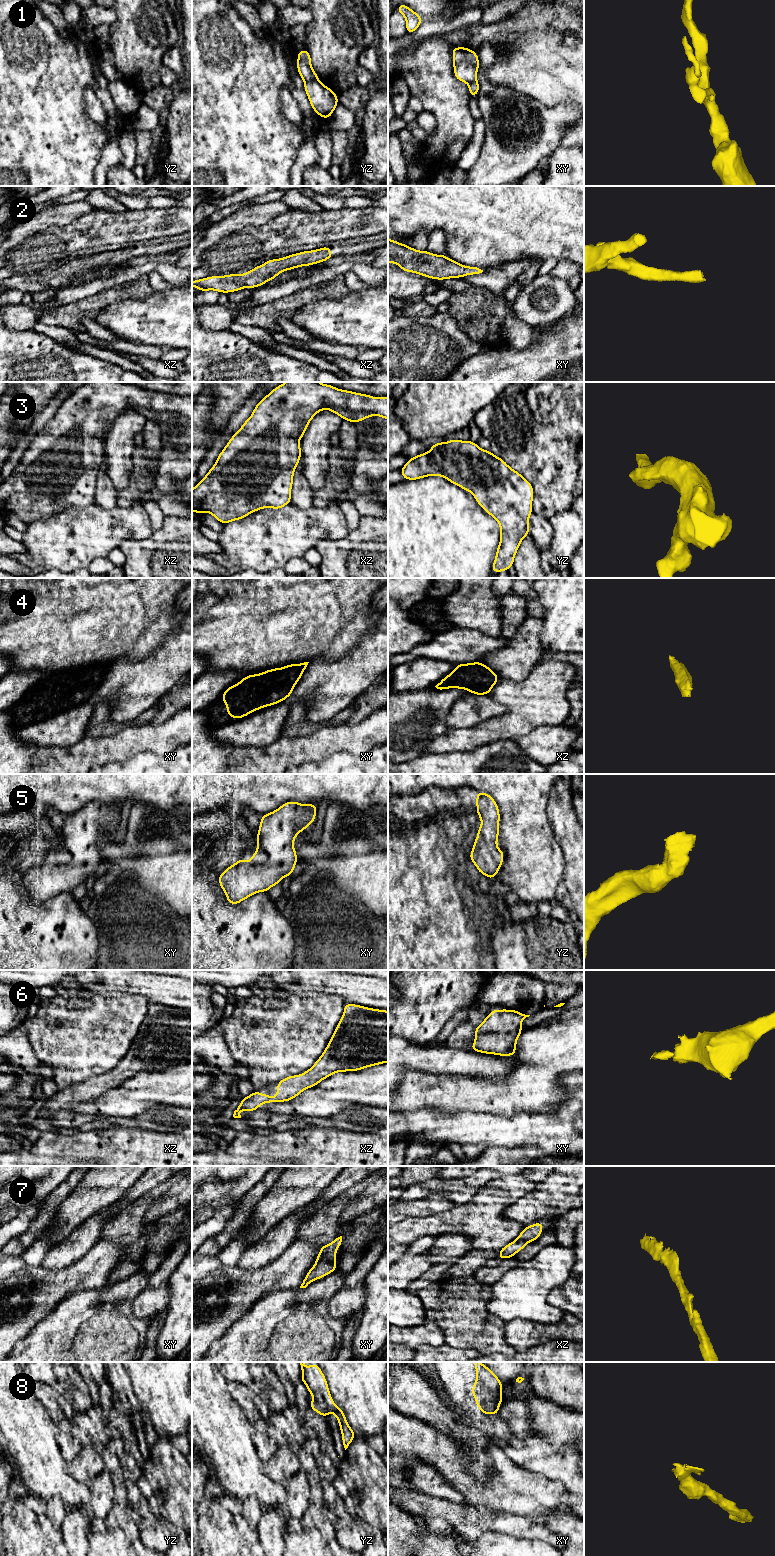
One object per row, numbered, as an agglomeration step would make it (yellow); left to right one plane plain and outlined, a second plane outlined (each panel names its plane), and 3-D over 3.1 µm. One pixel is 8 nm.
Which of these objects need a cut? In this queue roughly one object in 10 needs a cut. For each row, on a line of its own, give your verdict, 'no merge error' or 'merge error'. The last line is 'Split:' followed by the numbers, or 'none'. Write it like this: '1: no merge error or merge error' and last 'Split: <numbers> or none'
1: merge error
2: no merge error
3: no merge error
4: no merge error
5: no merge error
6: no merge error
7: no merge error
8: no merge error
Split: 1

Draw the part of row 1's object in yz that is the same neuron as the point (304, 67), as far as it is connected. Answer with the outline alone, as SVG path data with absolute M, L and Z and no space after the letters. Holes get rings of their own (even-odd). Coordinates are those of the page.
M305 48L297 53L297 70L304 82L310 80L318 80L319 77L313 70L311 65L311 56L308 50Z

